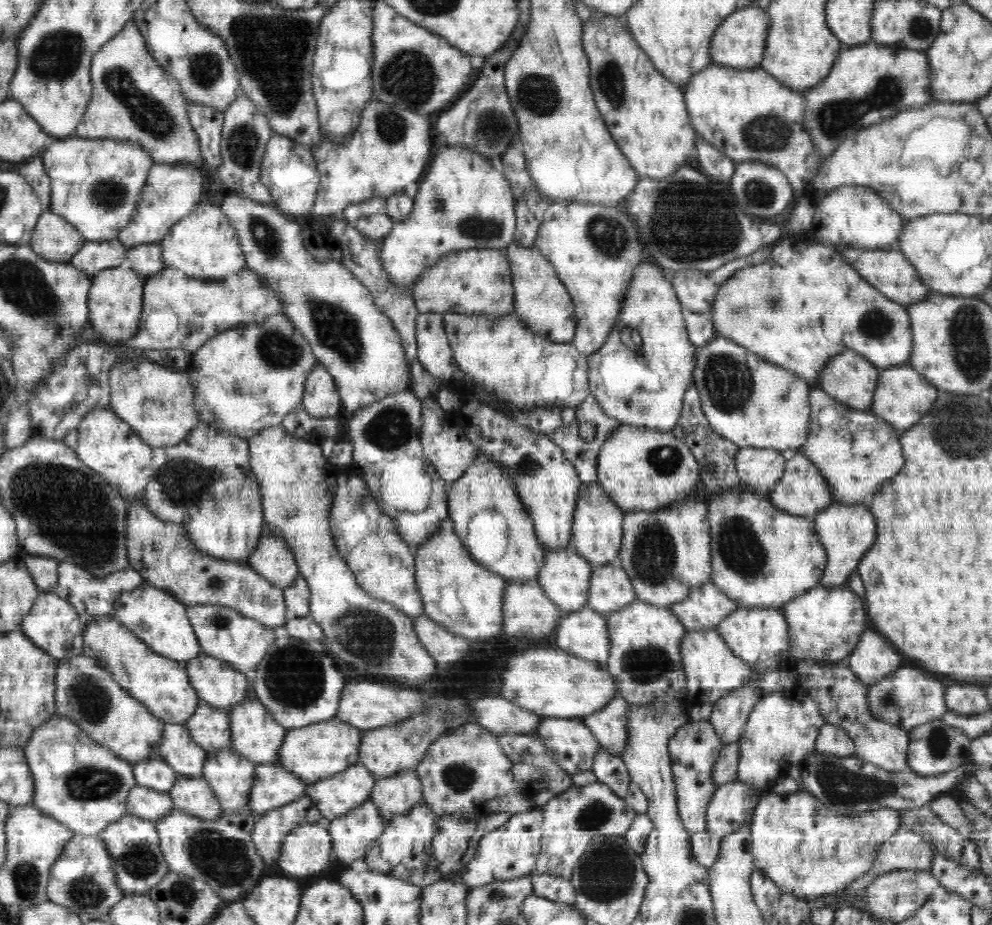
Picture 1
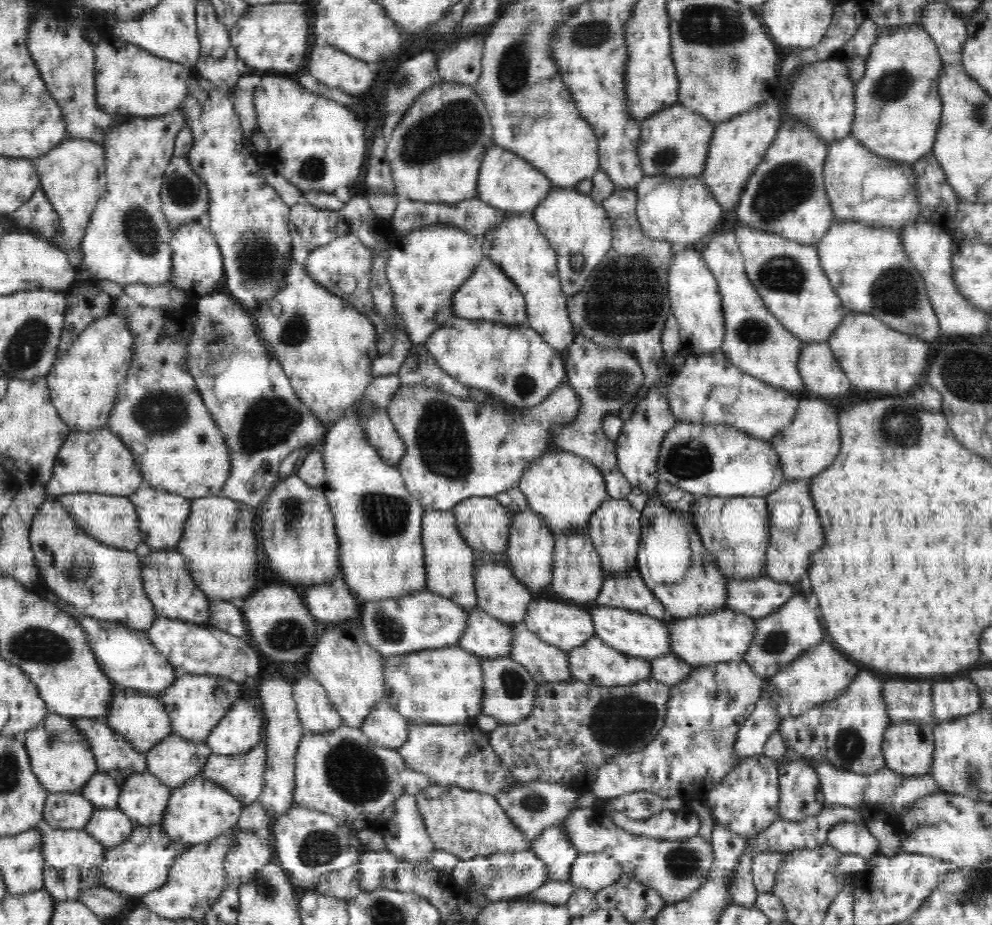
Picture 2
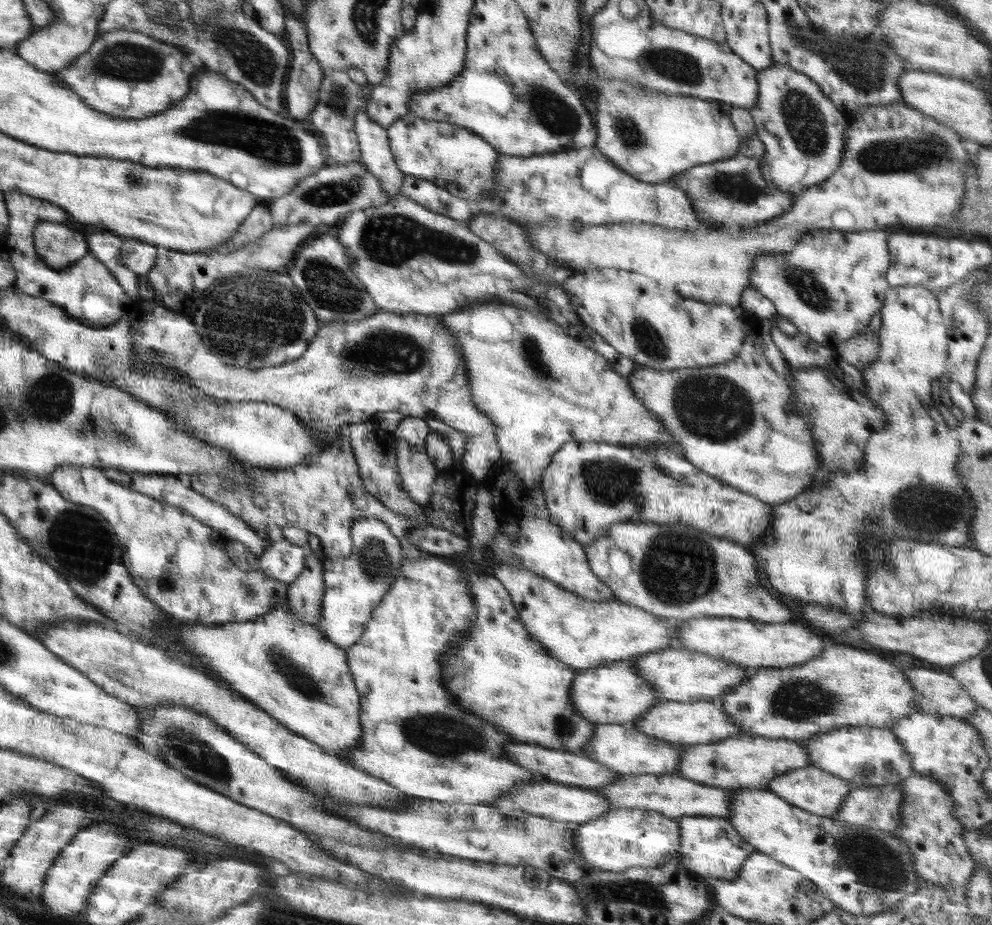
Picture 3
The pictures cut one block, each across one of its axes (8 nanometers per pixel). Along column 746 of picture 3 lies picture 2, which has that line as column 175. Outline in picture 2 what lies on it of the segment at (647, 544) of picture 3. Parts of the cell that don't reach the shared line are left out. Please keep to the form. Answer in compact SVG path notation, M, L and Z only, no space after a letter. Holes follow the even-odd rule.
M154 550L148 557L141 559L141 564L143 587L158 617L206 623L213 602L196 586L187 562L177 550Z

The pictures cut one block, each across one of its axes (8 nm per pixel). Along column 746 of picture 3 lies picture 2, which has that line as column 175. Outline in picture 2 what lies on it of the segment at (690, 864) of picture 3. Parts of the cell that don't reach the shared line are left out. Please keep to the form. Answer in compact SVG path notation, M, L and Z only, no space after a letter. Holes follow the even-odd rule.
M161 824L148 826L135 825L132 834L124 844L108 847L103 862L99 864L100 885L108 890L121 892L130 898L143 896L160 888L167 879L172 861L190 847L179 841L168 839Z

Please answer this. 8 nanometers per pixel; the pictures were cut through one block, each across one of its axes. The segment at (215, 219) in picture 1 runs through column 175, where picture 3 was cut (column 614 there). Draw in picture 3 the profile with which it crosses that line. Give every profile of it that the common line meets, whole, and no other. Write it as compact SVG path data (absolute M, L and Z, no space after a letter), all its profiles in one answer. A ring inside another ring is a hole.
M902 100L892 101L888 104L878 104L878 105L868 105L868 107L862 107L858 109L856 113L848 113L844 111L844 114L847 125L845 134L845 149L843 152L843 159L838 168L832 175L830 175L826 180L819 182L817 185L812 185L811 187L806 188L796 198L794 206L790 210L786 210L782 216L778 218L772 218L761 224L755 224L753 228L741 229L740 232L735 236L734 234L723 232L721 229L715 229L714 231L700 231L692 232L688 228L684 230L668 230L668 228L662 228L662 226L654 226L654 224L592 224L592 226L581 227L581 230L577 231L573 224L570 222L562 223L556 220L556 216L546 216L544 222L533 222L528 220L528 218L520 218L518 214L508 214L505 218L510 218L510 220L518 223L526 233L528 237L532 239L532 245L538 247L542 253L558 259L562 265L564 262L568 265L572 265L578 272L588 272L590 270L604 269L604 268L615 268L625 271L632 271L637 273L644 273L648 278L656 281L663 288L672 289L680 293L682 297L689 297L695 300L704 301L705 303L716 303L724 304L730 307L736 307L739 305L739 300L742 294L742 291L750 285L750 269L752 269L752 261L754 257L762 255L764 253L778 253L778 251L790 252L794 249L794 245L798 243L798 239L804 235L804 233L812 232L814 229L830 229L838 231L862 231L862 230L883 230L891 231L898 228L894 226L910 226L910 228L924 228L924 230L948 230L948 228L958 228L958 221L956 221L956 216L960 214L960 204L964 202L966 190L964 190L964 182L966 182L966 170L974 166L974 155L970 155L970 152L966 151L966 148L962 145L962 137L956 132L956 129L936 121L932 116L924 115L924 113L908 107L906 103Z

